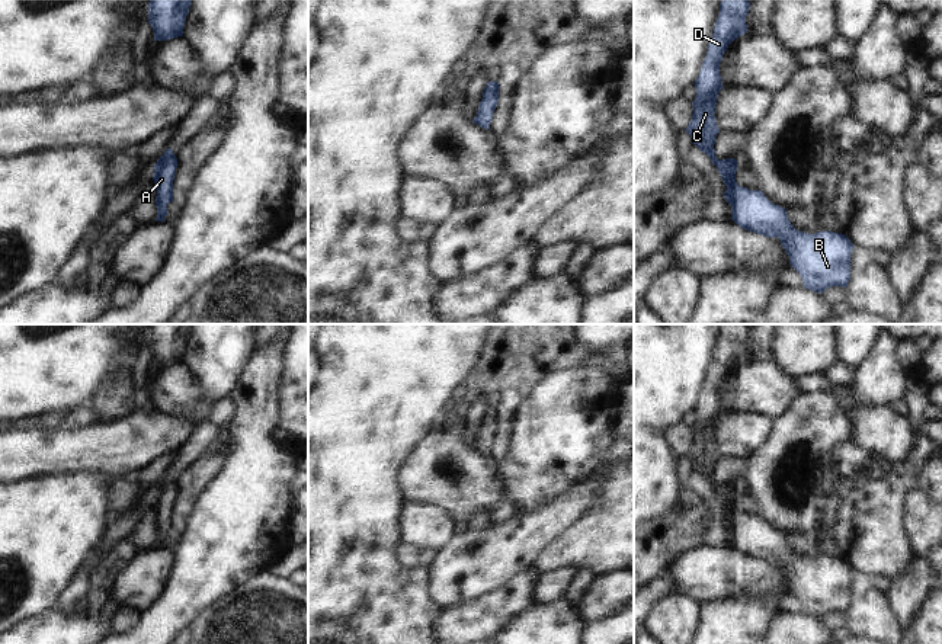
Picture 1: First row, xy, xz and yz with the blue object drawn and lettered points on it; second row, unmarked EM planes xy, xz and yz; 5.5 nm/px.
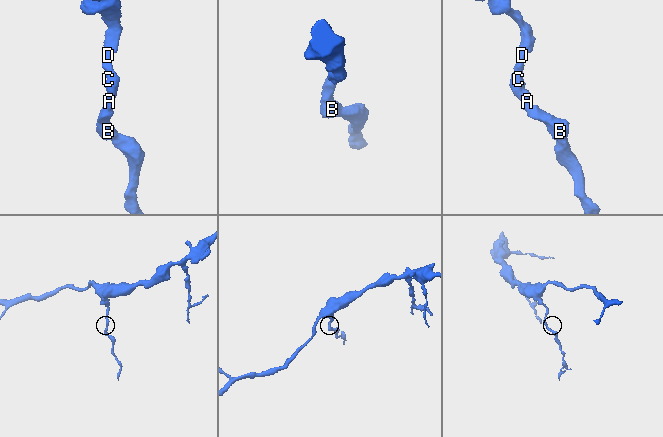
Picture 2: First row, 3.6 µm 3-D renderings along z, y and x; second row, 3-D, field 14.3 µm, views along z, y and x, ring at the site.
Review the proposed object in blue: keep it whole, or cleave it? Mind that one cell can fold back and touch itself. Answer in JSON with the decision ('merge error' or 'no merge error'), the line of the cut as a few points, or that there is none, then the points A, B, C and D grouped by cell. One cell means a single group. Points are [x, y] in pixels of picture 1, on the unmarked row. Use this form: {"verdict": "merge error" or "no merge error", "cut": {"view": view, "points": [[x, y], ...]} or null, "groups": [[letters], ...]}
{"verdict": "no merge error", "cut": null, "groups": [["A", "B", "C", "D"]]}

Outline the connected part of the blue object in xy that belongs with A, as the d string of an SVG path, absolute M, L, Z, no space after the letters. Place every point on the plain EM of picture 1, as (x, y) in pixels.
M167 474L164 480L154 490L153 506L157 510L157 544L156 547L164 548L167 538L167 529L173 528L173 506L176 500L177 484L172 474Z

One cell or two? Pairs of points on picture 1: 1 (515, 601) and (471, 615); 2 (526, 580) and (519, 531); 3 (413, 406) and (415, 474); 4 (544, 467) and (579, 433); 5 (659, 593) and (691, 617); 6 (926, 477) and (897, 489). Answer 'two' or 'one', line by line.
1: one
2: two
3: two
4: one
5: two
6: two

